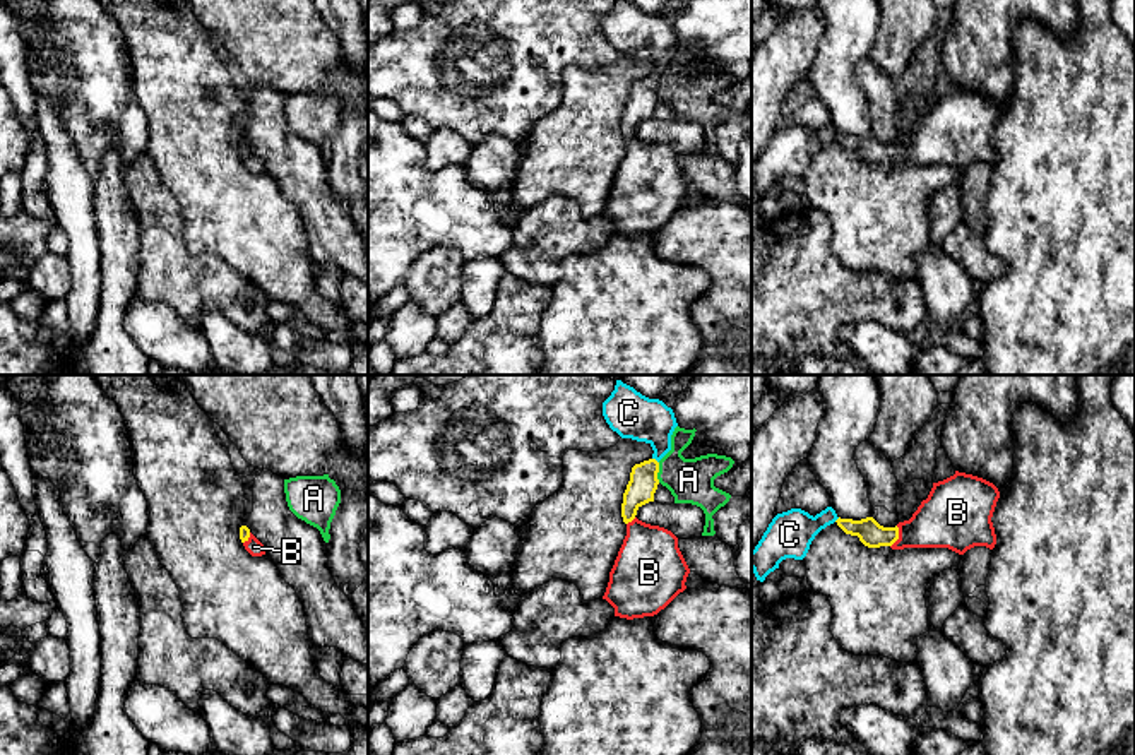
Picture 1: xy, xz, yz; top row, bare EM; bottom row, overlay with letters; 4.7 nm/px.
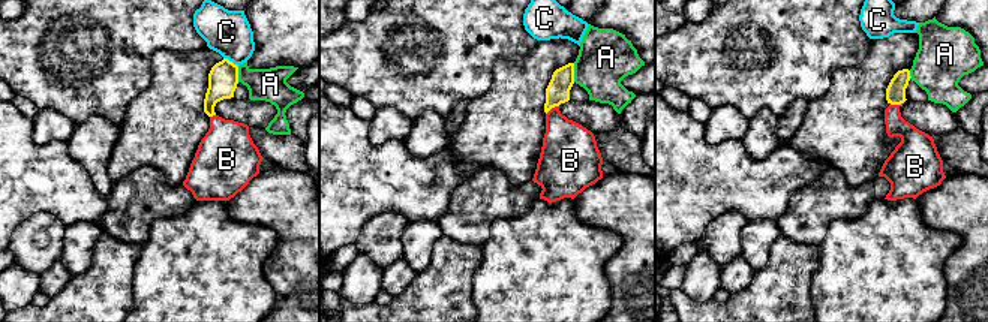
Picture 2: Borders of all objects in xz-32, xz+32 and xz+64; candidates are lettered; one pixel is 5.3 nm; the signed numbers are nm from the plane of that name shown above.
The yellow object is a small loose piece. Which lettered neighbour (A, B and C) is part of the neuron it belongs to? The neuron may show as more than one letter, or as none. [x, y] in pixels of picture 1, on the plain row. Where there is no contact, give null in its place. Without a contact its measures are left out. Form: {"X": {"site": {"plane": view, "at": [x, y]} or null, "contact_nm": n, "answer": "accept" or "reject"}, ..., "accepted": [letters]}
{"A": {"site": {"plane": "xz", "at": [658, 88]}, "contact_nm": 100, "answer": "reject"}, "B": {"site": {"plane": "yz", "at": [897, 153]}, "contact_nm": 110, "answer": "accept"}, "C": {"site": {"plane": "xz", "at": [656, 77]}, "contact_nm": 40, "answer": "accept"}, "accepted": ["B", "C"]}

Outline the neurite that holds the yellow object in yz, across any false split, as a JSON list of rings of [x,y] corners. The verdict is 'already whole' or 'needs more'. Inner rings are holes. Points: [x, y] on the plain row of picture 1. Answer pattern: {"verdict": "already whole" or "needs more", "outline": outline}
{"verdict": "needs more", "outline": [[[955,87],[954,92],[933,99],[912,134],[895,144],[883,144],[873,134],[841,135],[832,123],[815,134],[791,125],[769,140],[752,168],[752,187],[764,199],[782,176],[803,176],[815,152],[834,139],[868,164],[948,164],[959,171],[974,163],[993,166],[996,151],[991,134],[998,115],[1000,108],[993,99]]]}

